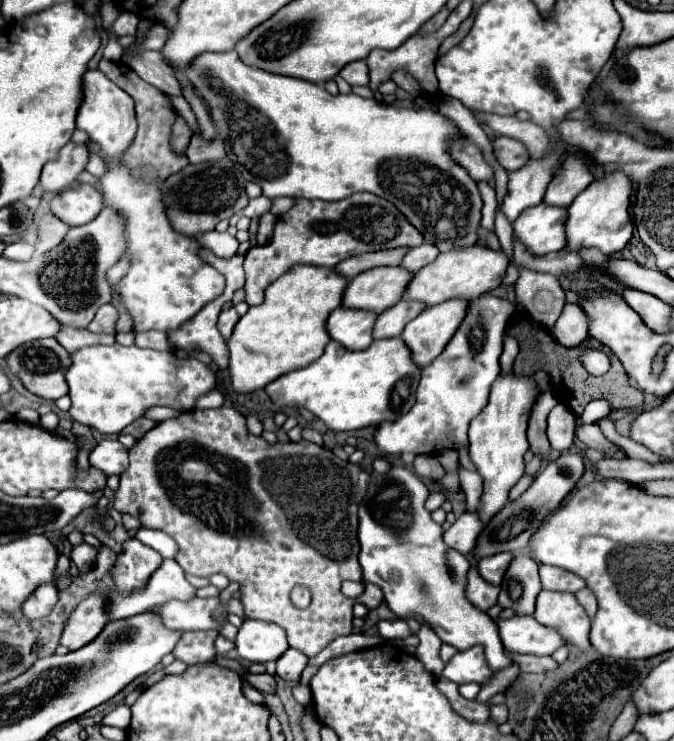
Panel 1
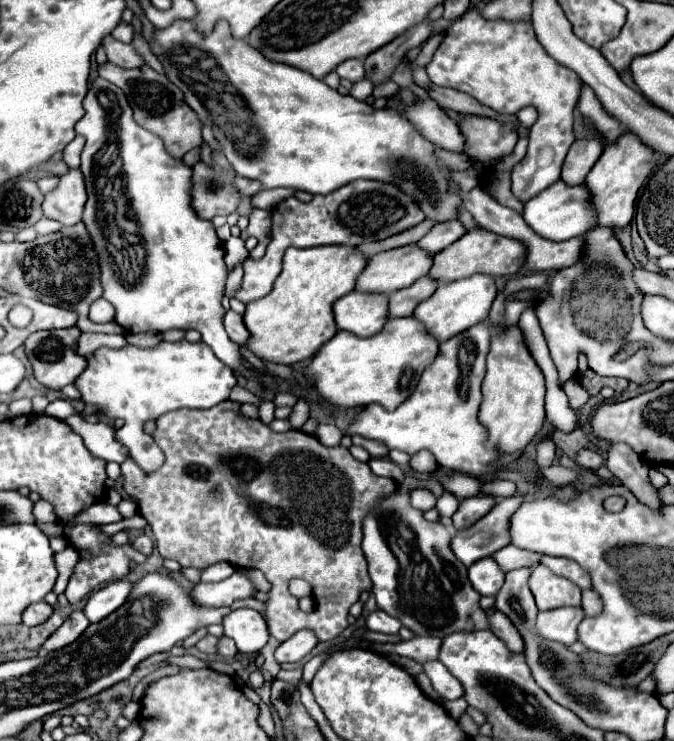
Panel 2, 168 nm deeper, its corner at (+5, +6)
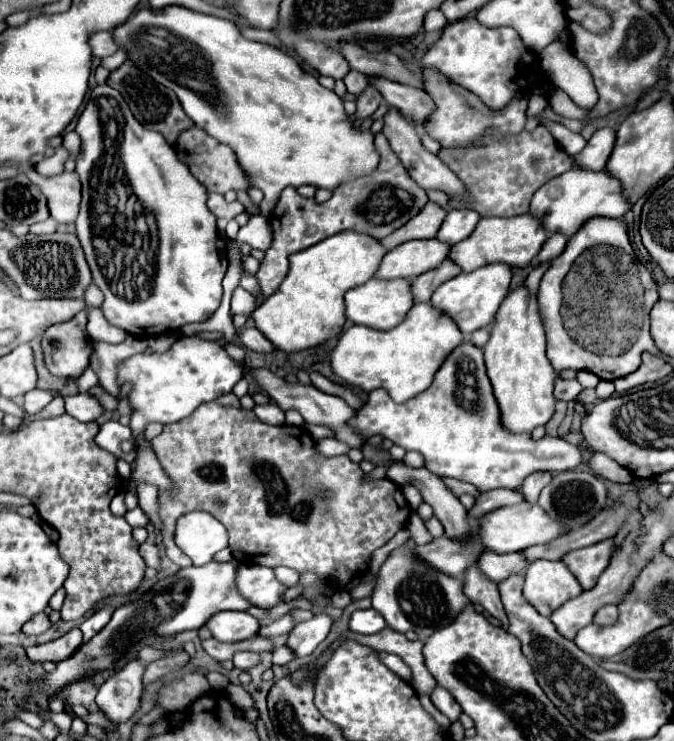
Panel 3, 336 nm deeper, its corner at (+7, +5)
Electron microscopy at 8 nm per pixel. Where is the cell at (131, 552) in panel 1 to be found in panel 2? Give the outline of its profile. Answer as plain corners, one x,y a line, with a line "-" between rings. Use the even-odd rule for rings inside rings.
141,534
141,536
137,536
137,538
133,538
131,540
131,546
135,548
135,550
139,550
139,552
143,552
143,554
151,554
151,550
153,550
153,542
151,542
151,538
149,536
145,536
145,534

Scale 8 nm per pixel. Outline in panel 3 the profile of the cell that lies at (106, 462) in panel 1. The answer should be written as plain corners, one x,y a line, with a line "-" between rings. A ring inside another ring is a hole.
107,421
105,425
101,425
101,431
97,433
97,445
113,453
117,459
125,459
127,463
135,461
135,439
131,435
131,429
121,425
119,421

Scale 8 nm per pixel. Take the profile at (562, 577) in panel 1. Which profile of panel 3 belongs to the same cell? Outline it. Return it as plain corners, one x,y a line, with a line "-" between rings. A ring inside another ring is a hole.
605,539
605,541
599,541
597,545
589,545
585,549
577,549
573,553
567,553
563,557
563,561
573,571
573,575
579,579
581,587
591,589
597,583
599,575
609,565
613,547
615,547
615,541

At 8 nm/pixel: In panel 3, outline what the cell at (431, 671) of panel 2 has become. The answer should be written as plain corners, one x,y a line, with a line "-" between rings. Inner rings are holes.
437,685
435,691
431,693
431,701
433,701
433,705
435,705
451,723
459,719
461,707
459,707
457,701
451,697
451,693
447,693
447,689
443,689
443,687

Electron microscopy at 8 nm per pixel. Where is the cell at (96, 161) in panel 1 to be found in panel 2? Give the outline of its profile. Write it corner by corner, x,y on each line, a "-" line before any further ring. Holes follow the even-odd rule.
75,136
63,150
63,162
67,162
69,168
79,168
79,156
81,156
83,144
85,144
83,136

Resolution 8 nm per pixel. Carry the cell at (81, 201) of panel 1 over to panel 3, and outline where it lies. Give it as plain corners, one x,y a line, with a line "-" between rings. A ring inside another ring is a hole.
25,169
23,171
33,183
37,183
43,191
43,195
47,197
47,205
49,205
49,211
51,211
51,217
57,221
57,223
73,223
77,219
77,209
79,209
79,203
81,203
81,183
77,181
77,173
61,173
57,177
41,177
35,169

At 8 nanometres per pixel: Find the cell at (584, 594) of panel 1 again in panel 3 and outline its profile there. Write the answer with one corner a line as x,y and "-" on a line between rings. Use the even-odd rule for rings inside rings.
605,605
605,607
601,607
601,609
595,613
593,623
595,623
595,625
613,625
613,623
617,621
617,617
619,617
617,607
615,607
615,605

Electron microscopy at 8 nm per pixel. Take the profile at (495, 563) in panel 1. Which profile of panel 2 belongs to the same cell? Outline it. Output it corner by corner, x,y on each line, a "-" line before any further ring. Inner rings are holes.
509,544
503,550
493,554
493,560
499,564
499,568
503,568
503,572
523,568
523,566
533,566
533,564
539,562
539,558
541,558
541,554
525,552
521,548
515,548
513,544

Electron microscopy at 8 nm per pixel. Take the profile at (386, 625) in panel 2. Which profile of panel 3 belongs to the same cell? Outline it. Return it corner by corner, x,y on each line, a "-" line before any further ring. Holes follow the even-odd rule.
375,609
355,611
355,613
351,615
351,621
349,621
349,629
355,631
355,633
363,633
363,635
379,633
379,631
385,629
385,627
387,627
385,619
383,619
381,613
377,613

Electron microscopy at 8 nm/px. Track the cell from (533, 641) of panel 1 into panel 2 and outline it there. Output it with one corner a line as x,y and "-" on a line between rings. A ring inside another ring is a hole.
557,608
537,614
537,632
545,640
571,646
577,642
577,626
585,618
581,608

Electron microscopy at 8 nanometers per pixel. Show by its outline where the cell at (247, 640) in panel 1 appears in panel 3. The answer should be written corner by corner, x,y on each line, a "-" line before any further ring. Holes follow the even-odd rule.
247,611
217,613
205,623
205,627
217,641
227,641
227,643
245,641
259,633
259,621

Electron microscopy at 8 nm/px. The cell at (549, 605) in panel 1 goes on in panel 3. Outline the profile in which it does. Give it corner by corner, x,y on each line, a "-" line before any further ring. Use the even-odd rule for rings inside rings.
537,559
525,573
523,595
543,615
549,617
569,599
581,595
581,585
563,561

